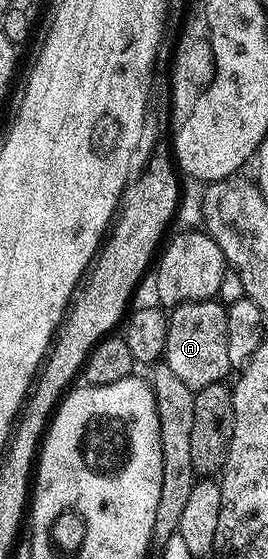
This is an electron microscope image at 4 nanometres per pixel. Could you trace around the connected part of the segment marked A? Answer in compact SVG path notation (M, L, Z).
M216 299L211 301L182 303L181 305L175 306L175 308L168 313L166 347L164 348L162 360L168 364L170 371L174 371L174 375L178 375L178 379L182 379L182 383L186 383L186 387L190 387L194 391L202 387L210 387L210 383L224 381L225 378L227 378L227 373L230 373L232 369L230 351L226 348L227 314L227 308Z

